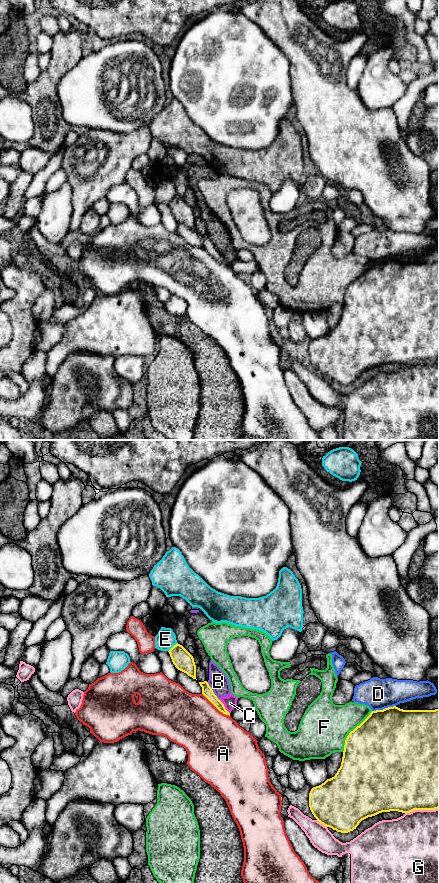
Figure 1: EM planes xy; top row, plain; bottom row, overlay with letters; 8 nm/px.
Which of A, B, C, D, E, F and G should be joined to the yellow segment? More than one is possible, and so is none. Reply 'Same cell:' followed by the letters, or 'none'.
Same cell: none

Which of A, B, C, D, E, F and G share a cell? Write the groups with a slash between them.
A / B C / D / E / F / G

